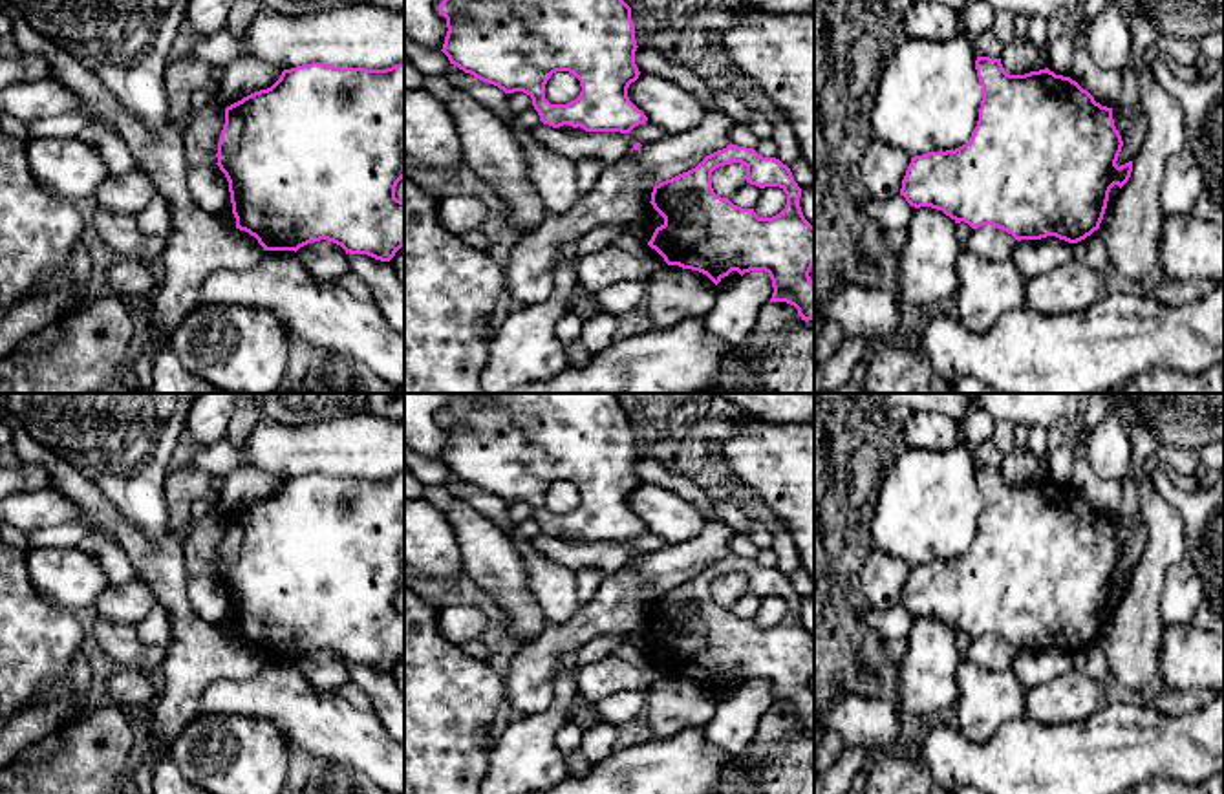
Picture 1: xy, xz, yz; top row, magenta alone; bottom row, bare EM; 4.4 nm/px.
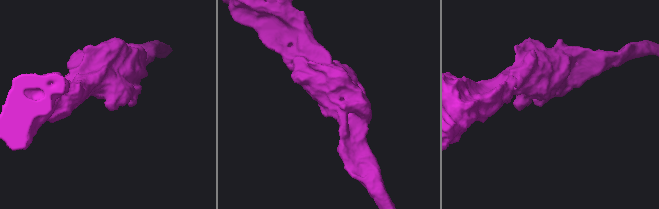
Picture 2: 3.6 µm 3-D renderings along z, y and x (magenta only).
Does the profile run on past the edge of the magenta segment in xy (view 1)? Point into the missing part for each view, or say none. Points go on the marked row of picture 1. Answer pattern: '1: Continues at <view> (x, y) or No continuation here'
1: No continuation here

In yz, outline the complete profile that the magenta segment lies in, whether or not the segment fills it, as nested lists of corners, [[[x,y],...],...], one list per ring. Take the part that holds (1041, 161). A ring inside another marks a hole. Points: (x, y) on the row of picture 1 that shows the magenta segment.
[[[977,57],[975,70],[982,101],[972,139],[955,150],[911,157],[900,196],[972,229],[993,225],[1017,241],[1056,236],[1078,243],[1090,236],[1100,229],[1111,188],[1122,188],[1133,172],[1133,161],[1116,165],[1123,141],[1112,108],[1048,68],[1010,75],[1001,59]]]

